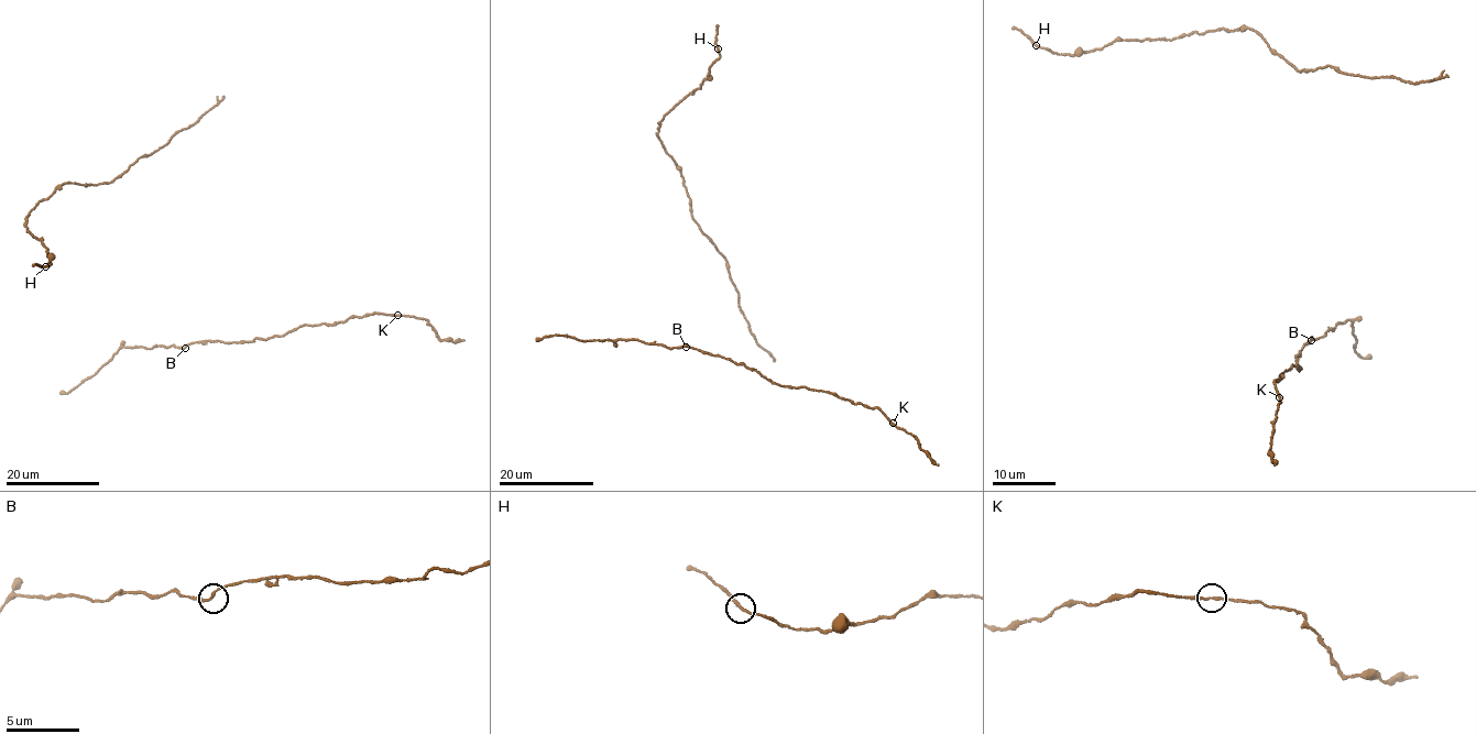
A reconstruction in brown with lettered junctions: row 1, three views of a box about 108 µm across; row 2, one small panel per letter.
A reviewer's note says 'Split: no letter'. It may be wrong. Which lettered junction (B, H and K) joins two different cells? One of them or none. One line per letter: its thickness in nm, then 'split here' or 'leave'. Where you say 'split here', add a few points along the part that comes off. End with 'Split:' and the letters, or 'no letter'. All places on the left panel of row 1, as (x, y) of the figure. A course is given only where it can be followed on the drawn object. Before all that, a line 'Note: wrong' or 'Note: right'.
Note: right
B: 180 nm | leave
H: 180 nm | leave
K: 180 nm | leave
Split: no letter

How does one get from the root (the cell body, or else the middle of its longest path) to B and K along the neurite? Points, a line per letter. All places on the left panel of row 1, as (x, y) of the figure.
B: (155, 344), (185, 348)
K: (155, 344), (183, 348), (201, 340), (249, 342), (283, 337), (306, 324), (336, 325), (374, 313), (398, 315)

